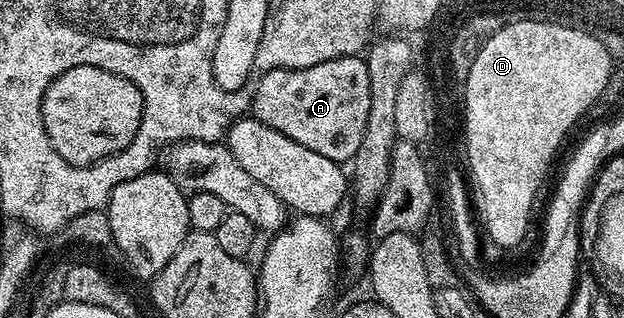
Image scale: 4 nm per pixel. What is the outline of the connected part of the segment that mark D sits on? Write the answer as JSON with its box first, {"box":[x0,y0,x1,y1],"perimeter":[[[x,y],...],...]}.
{"box":[465,21,607,247],"perimeter":[[[507,21],[503,28],[493,32],[493,34],[482,41],[482,47],[476,53],[476,59],[469,69],[466,94],[466,110],[465,110],[465,128],[467,140],[467,165],[469,168],[469,179],[473,184],[473,207],[480,215],[483,214],[483,223],[481,219],[481,227],[487,235],[499,247],[515,247],[522,241],[526,235],[529,235],[532,216],[528,215],[527,207],[536,200],[536,183],[538,176],[543,175],[546,171],[552,170],[555,157],[560,154],[564,143],[559,140],[559,135],[570,133],[567,123],[575,123],[575,115],[579,115],[579,111],[583,111],[583,107],[587,107],[587,103],[591,103],[591,99],[595,99],[595,91],[603,87],[603,83],[607,80],[607,55],[603,55],[603,47],[599,47],[599,43],[595,43],[595,39],[587,39],[587,35],[579,35],[579,31],[566,31],[563,27],[552,27],[551,24],[530,23],[526,21]]]}

